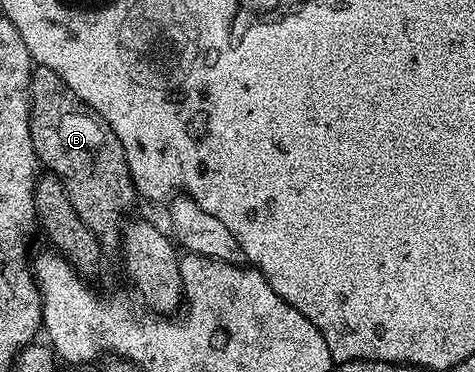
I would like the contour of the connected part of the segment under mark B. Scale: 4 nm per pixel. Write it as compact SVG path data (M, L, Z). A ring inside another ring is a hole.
M36 66L32 72L32 113L29 122L39 161L45 167L48 165L47 169L60 179L74 212L78 212L81 220L94 231L105 247L112 246L115 242L117 245L122 238L124 213L138 200L138 193L132 182L122 140L118 140L114 128L110 128L110 124L98 111L87 106L72 91L70 84L66 84L66 80L58 76L58 72L45 66Z

